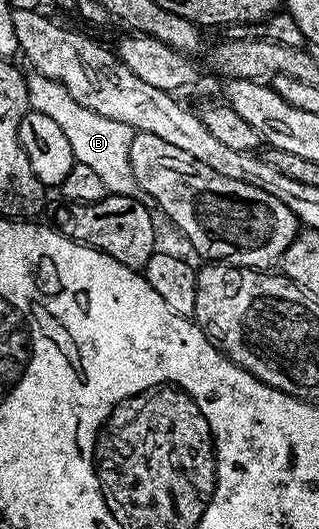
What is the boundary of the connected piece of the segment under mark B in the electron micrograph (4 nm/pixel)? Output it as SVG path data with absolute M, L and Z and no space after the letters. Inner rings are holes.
M32 70L26 76L28 91L28 107L38 114L46 114L53 122L58 122L62 134L70 142L70 150L74 150L77 164L90 166L106 182L109 193L113 196L129 196L140 200L142 206L155 209L156 203L150 194L146 194L138 186L138 178L134 178L134 170L130 166L130 146L132 145L133 130L126 122L114 122L114 118L102 118L102 114L94 114L94 110L86 110L66 90L66 86L57 80L46 78L42 73Z

